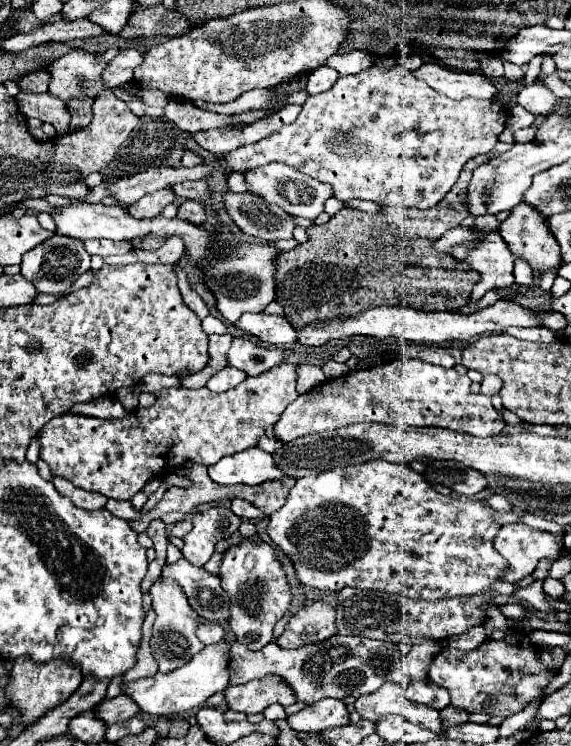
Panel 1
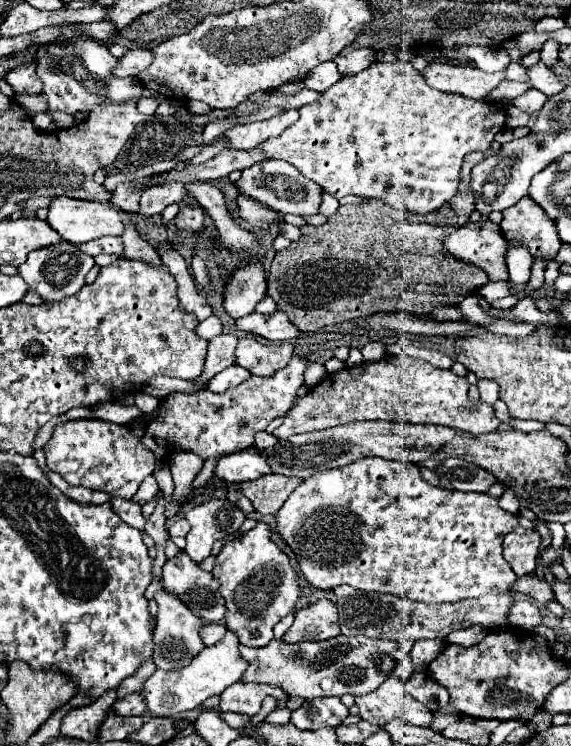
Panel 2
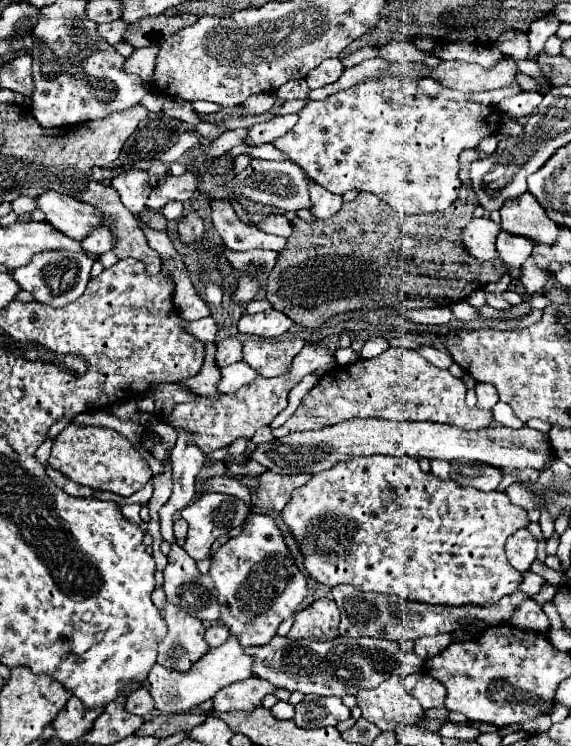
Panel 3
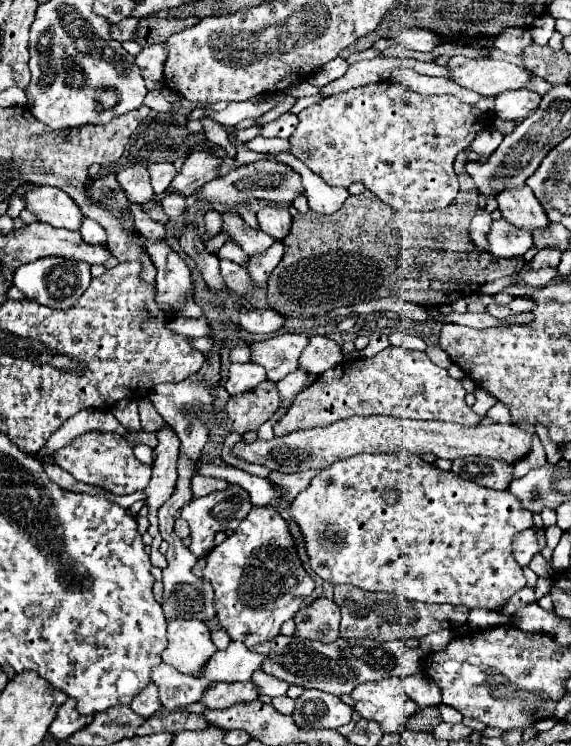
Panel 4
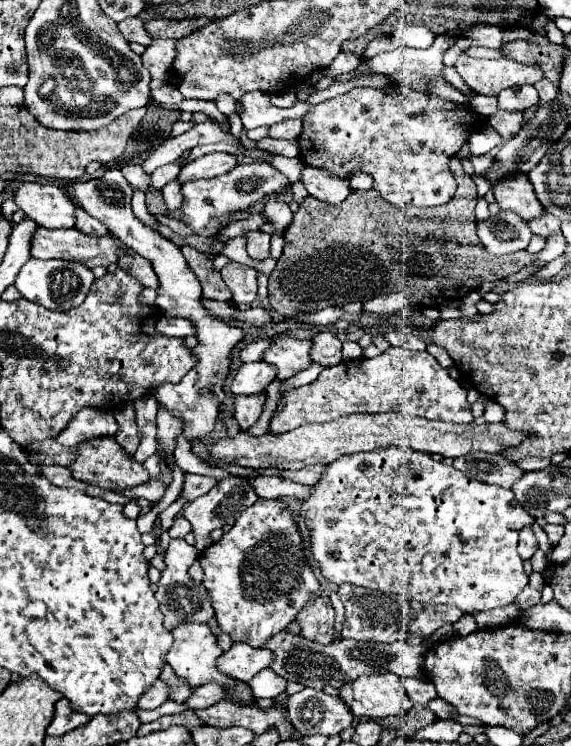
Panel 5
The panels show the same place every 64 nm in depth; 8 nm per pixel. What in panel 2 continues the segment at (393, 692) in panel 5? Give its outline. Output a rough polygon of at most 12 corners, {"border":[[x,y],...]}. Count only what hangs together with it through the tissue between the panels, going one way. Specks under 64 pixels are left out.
{"border":[[400,678],[356,696],[360,718],[380,728],[404,716],[430,726],[430,710]]}

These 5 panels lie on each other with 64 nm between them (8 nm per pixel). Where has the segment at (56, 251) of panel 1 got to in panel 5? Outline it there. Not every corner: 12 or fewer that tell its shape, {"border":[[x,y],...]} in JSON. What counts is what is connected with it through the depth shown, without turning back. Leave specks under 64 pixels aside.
{"border":[[30,258],[16,288],[22,298],[48,310],[70,284],[76,308],[96,282],[76,262]]}

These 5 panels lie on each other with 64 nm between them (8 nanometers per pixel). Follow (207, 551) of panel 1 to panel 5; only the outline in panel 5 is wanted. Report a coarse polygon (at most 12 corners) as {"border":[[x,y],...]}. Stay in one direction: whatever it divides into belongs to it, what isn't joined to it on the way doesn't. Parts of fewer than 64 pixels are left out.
{"border":[[226,476],[186,504],[196,548],[258,502],[248,478]]}

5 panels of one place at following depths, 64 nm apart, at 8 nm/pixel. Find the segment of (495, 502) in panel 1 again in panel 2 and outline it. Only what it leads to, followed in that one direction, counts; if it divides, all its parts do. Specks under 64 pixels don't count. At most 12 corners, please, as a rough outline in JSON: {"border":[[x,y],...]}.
{"border":[[512,490],[500,496],[500,506],[508,512],[522,508],[522,502]]}

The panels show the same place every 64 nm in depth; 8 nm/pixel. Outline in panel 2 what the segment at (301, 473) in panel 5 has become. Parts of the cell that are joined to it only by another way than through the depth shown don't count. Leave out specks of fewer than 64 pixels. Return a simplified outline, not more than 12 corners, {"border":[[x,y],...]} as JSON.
{"border":[[266,474],[242,482],[256,512],[276,514],[300,478]]}

